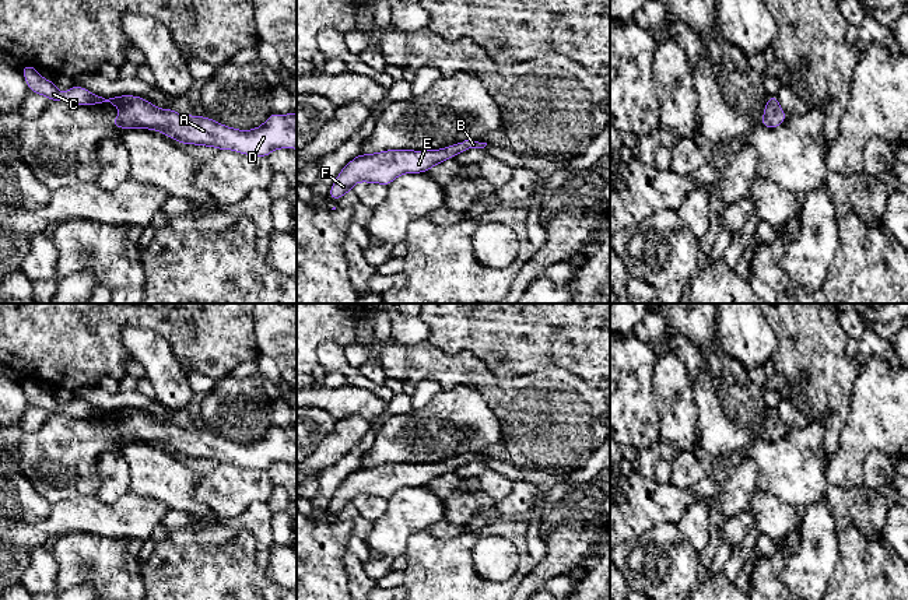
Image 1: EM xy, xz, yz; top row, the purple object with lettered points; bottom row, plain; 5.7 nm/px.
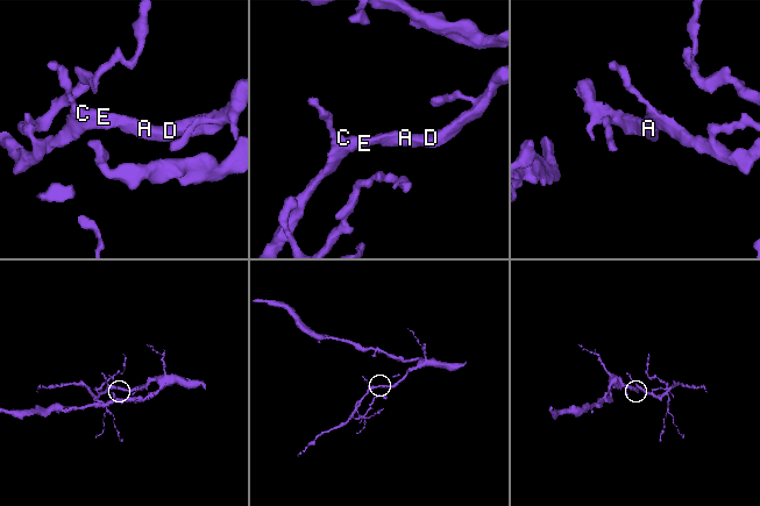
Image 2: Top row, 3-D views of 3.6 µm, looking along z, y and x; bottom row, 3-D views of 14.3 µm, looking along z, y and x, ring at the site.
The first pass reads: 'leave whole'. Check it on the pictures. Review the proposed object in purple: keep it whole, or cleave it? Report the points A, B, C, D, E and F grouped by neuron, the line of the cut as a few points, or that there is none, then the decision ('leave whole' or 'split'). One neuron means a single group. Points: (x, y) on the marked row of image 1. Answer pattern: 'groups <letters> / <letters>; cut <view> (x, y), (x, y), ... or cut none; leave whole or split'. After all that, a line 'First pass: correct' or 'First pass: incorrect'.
groups A B C D E F; cut none; leave whole
First pass: correct

